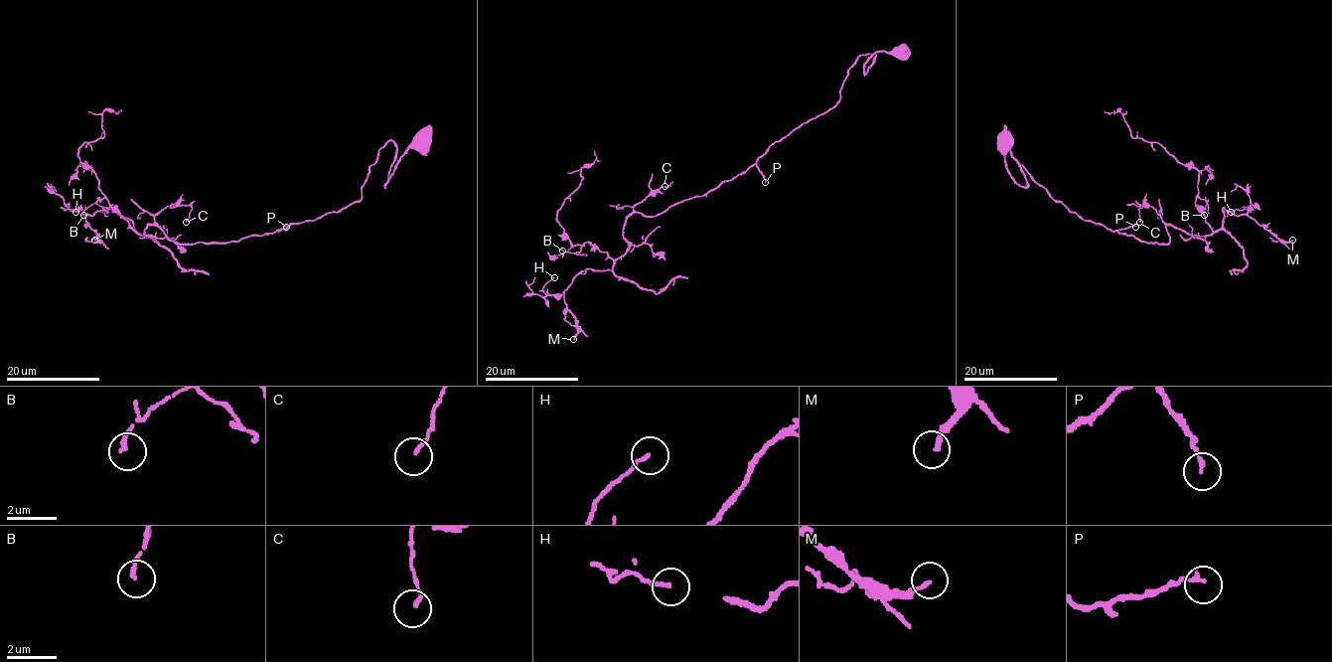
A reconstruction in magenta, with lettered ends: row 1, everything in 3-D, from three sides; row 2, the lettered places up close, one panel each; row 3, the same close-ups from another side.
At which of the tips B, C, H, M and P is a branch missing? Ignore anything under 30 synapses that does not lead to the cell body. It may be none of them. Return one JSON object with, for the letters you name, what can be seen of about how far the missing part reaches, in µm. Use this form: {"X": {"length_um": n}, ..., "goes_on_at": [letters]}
{"goes_on_at": []}

